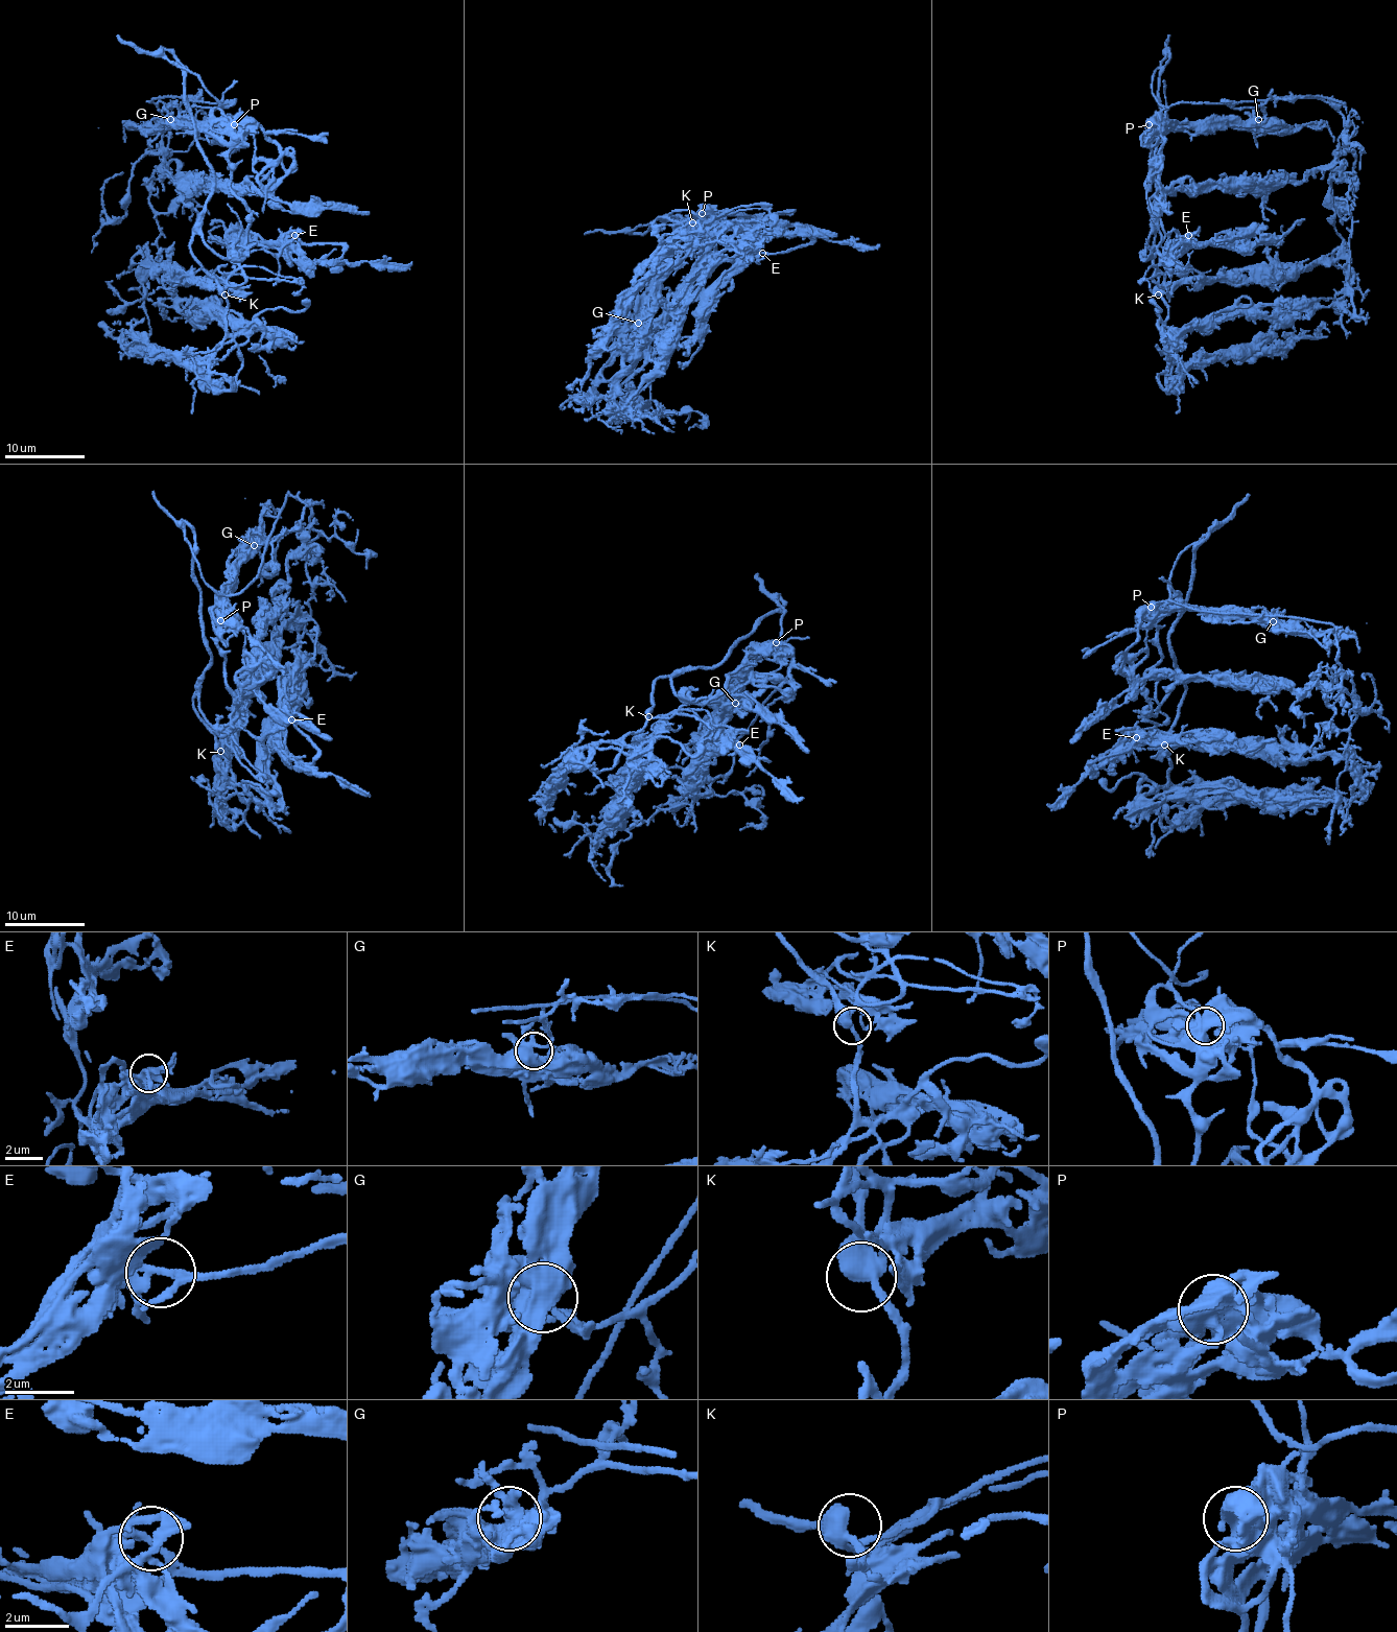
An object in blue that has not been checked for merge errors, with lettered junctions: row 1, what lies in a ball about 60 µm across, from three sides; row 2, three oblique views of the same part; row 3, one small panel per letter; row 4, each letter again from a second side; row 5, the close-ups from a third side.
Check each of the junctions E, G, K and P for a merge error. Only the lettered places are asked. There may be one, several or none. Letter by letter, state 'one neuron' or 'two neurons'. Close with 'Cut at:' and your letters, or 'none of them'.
E: one neuron
G: one neuron
K: one neuron
P: one neuron
Cut at: none of them

